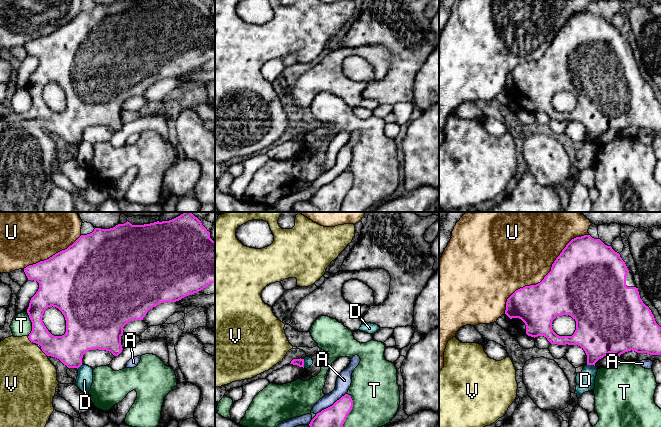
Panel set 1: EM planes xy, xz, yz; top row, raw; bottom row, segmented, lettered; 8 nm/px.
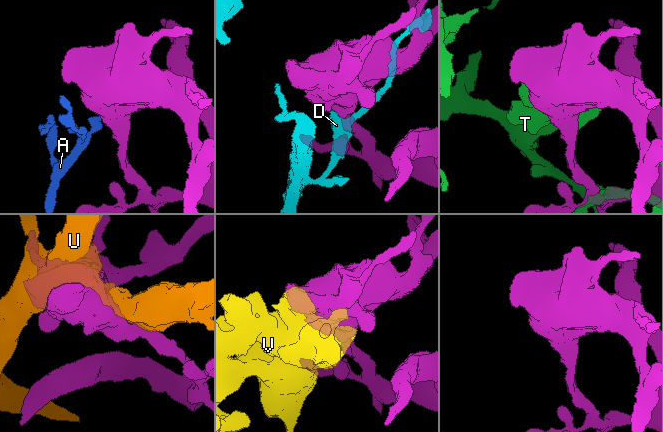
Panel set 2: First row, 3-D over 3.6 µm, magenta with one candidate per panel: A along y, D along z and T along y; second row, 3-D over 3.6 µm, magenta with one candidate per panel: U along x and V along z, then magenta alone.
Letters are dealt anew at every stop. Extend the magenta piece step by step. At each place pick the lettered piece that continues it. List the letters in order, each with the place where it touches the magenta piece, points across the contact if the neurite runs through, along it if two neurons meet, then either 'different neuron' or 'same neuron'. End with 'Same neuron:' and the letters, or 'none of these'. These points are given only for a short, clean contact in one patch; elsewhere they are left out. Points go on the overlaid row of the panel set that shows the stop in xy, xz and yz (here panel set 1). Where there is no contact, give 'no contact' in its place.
A: meets magenta in xz at (332, 405); different neuron
D: meets magenta in xz at (303, 363); border along xz (303, 359), (304, 367); different neuron
T: meets magenta in xz at (351, 409); different neuron
U: meets magenta in yz at (545, 276); different neuron
V: meets magenta in xy at (30, 340); runs through xy (60, 347), (45, 339), (30, 340), (25, 345), (25, 370); same neuron
Same neuron: V

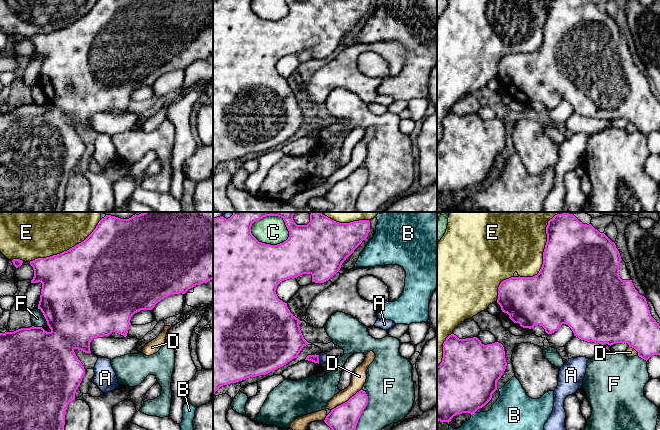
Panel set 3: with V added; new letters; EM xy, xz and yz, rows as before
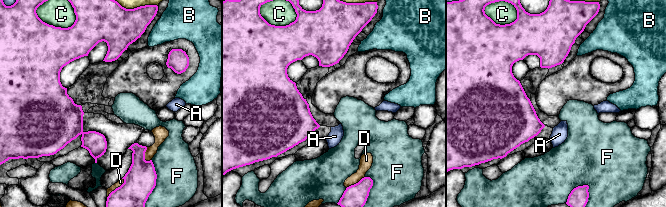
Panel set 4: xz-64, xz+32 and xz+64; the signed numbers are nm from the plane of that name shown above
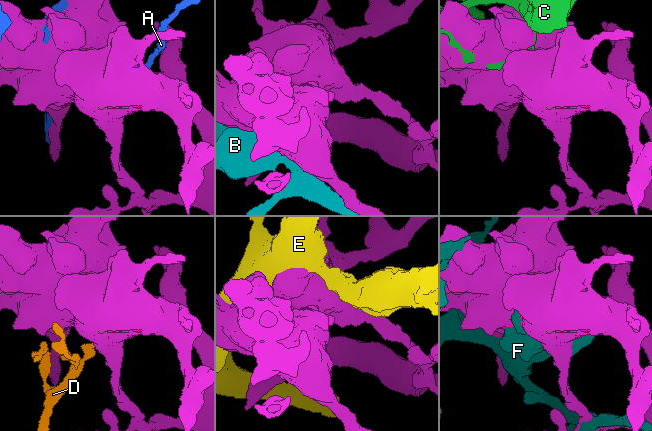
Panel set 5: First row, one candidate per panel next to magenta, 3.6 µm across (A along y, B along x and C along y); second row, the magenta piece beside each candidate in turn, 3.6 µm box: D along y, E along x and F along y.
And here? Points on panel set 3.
A: meets magenta in xz at (318, 359); different neuron
B: meets magenta in yz at (473, 413); different neuron
C: meets magenta in xz at (267, 244); different neuron
D: meets magenta in xz at (347, 401); different neuron
E: meets magenta in yz at (544, 249); different neuron
F: meets magenta in xz at (364, 408); different neuron
Same neuron: none of these

